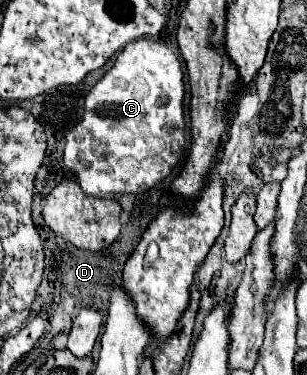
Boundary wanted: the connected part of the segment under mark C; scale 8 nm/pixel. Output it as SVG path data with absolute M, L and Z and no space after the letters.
M134 40L116 56L114 66L90 90L84 104L82 122L66 136L64 164L74 174L82 190L98 198L114 198L116 194L140 194L164 180L172 168L184 158L184 76L176 54L162 40Z

